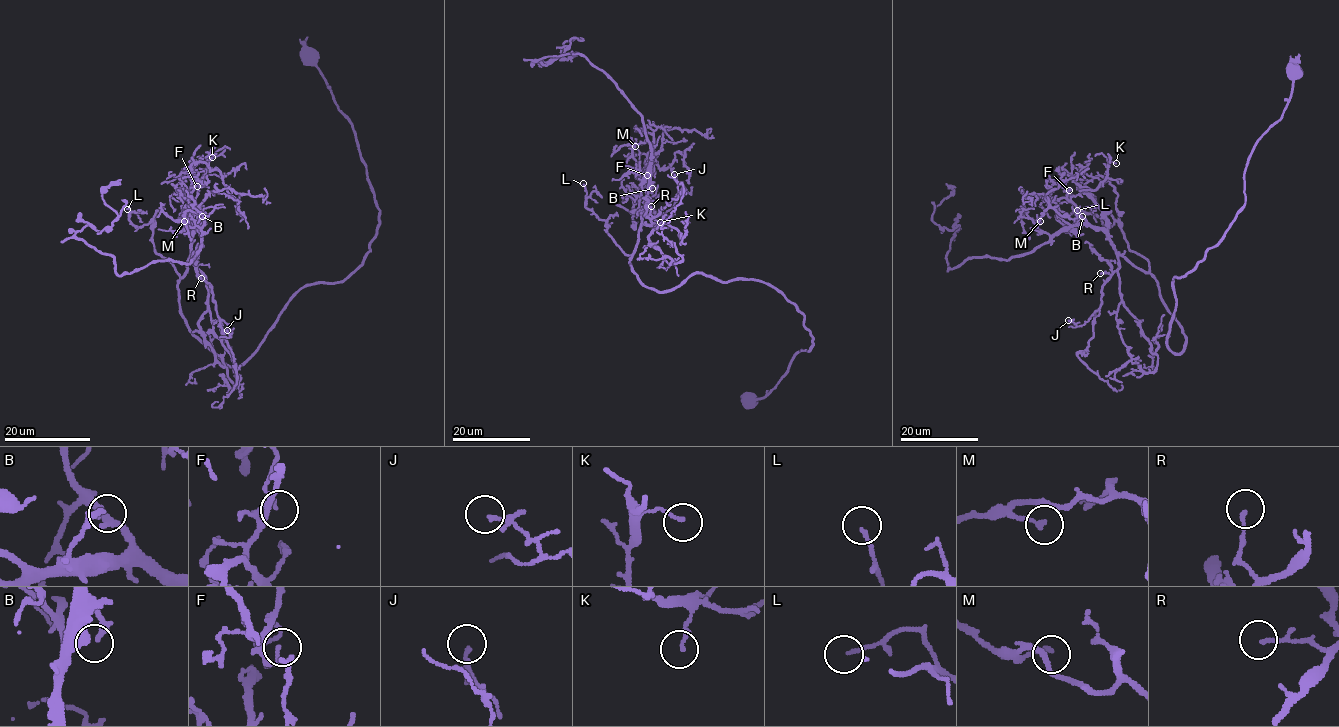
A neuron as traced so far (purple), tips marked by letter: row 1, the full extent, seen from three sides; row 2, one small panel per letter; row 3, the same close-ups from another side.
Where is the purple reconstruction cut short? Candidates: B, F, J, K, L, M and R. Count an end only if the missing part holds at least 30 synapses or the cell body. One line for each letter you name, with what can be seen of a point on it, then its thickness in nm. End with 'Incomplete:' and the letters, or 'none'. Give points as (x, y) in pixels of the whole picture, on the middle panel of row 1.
Incomplete: none

